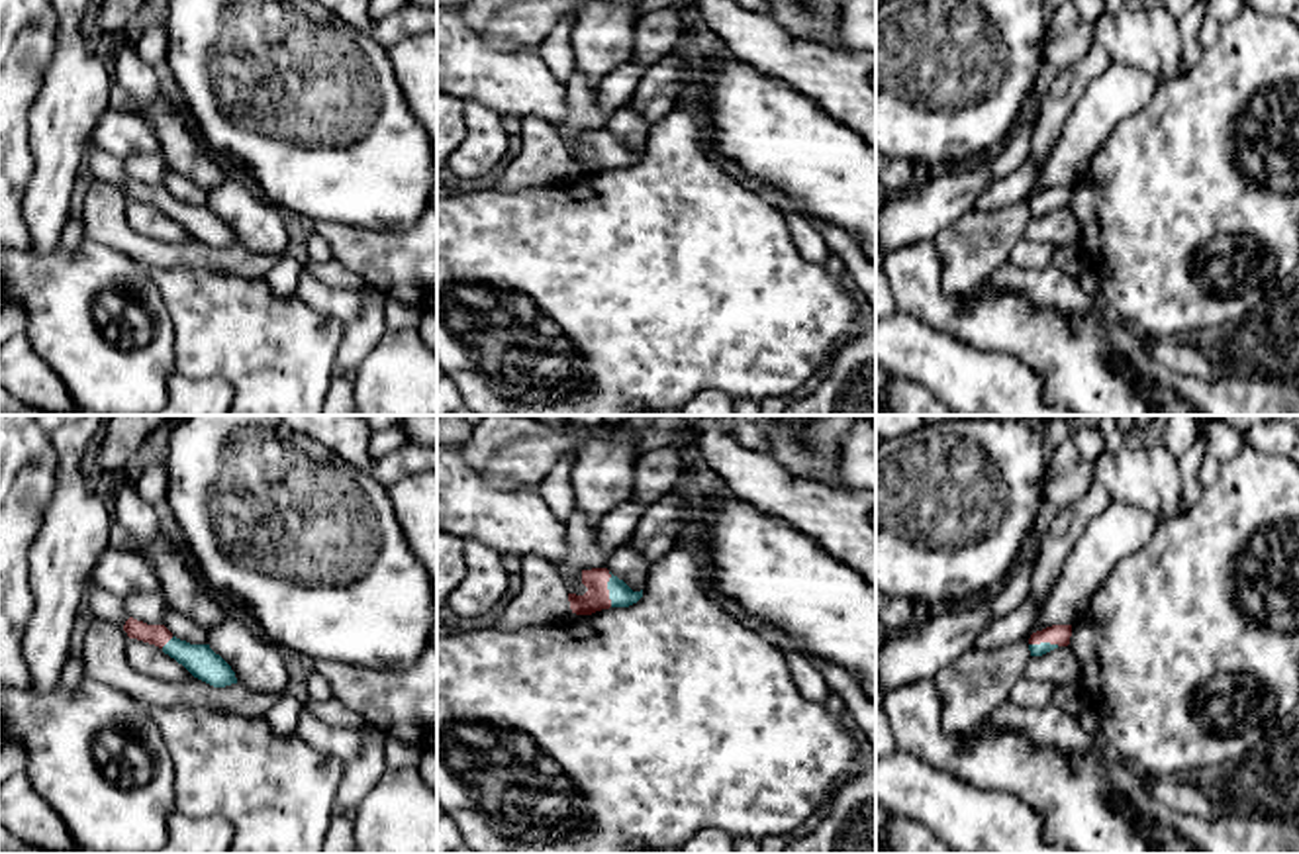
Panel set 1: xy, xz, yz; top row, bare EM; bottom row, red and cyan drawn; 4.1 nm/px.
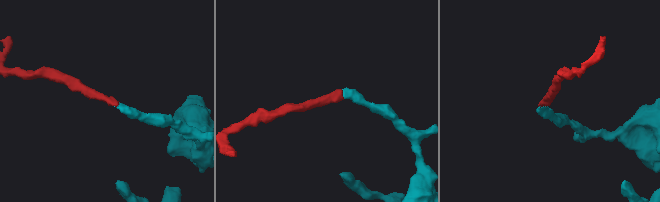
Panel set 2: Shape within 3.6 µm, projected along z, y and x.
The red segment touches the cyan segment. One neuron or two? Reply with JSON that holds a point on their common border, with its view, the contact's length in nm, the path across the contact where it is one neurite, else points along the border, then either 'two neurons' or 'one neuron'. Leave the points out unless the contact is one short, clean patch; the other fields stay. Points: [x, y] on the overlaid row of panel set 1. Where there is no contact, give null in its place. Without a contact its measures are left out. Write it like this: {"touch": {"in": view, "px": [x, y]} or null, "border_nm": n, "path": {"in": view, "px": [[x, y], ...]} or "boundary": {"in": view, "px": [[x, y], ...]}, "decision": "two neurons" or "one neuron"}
{"touch": {"in": "xz", "px": [608, 590]}, "border_nm": 140, "path": {"in": "xz", "px": [[596, 598], [608, 590], [622, 596]]}, "decision": "one neuron"}

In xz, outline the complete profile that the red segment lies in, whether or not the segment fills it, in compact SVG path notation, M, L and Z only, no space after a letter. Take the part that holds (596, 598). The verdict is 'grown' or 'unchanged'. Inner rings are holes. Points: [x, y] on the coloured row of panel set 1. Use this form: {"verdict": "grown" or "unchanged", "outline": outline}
{"verdict": "grown", "outline": "M607 568L582 570L582 584L588 588L584 595L568 593L570 609L576 615L592 615L609 607L629 607L643 597Z"}

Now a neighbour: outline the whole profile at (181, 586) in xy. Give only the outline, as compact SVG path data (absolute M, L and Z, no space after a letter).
M163 535L147 545L145 558L159 576L159 592L167 605L184 617L196 621L204 631L217 627L225 617L225 609L216 592L198 576L186 552Z

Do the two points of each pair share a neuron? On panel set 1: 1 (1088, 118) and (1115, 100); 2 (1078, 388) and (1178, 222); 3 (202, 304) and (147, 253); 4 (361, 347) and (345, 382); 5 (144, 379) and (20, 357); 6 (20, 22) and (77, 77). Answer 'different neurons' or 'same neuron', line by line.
1: same neuron
2: different neurons
3: different neurons
4: same neuron
5: different neurons
6: different neurons

